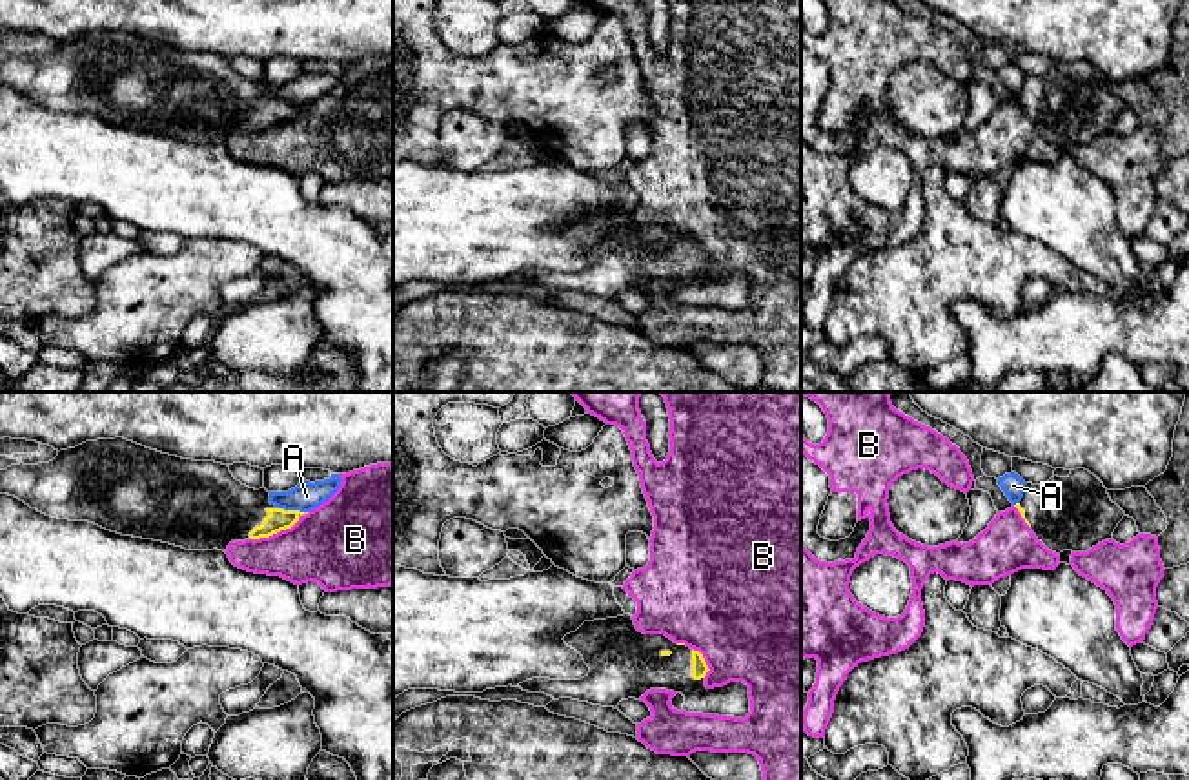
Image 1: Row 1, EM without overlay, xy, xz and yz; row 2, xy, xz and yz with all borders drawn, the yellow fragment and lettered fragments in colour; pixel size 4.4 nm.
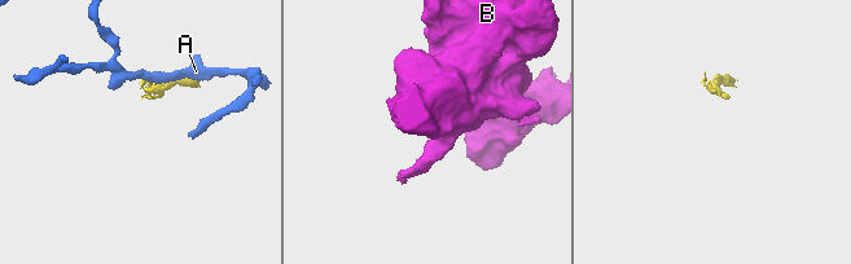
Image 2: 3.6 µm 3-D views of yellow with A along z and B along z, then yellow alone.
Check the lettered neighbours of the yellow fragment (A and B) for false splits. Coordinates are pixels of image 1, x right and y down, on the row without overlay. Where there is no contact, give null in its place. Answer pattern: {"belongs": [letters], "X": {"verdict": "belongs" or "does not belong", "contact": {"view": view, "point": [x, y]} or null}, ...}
{"belongs": [], "A": {"verdict": "does not belong", "contact": {"view": "xy", "point": [294, 102]}}, "B": {"verdict": "does not belong", "contact": {"view": "xy", "point": [275, 124]}}}

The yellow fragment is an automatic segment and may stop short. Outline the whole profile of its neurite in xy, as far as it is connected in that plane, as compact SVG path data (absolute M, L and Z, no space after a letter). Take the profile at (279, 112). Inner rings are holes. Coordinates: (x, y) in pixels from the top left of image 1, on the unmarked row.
M124 29L86 33L60 42L49 55L11 56L0 62L0 86L15 87L51 109L89 113L122 128L186 142L226 144L231 133L269 129L308 106L271 97L266 80L242 77L228 56L182 51Z

